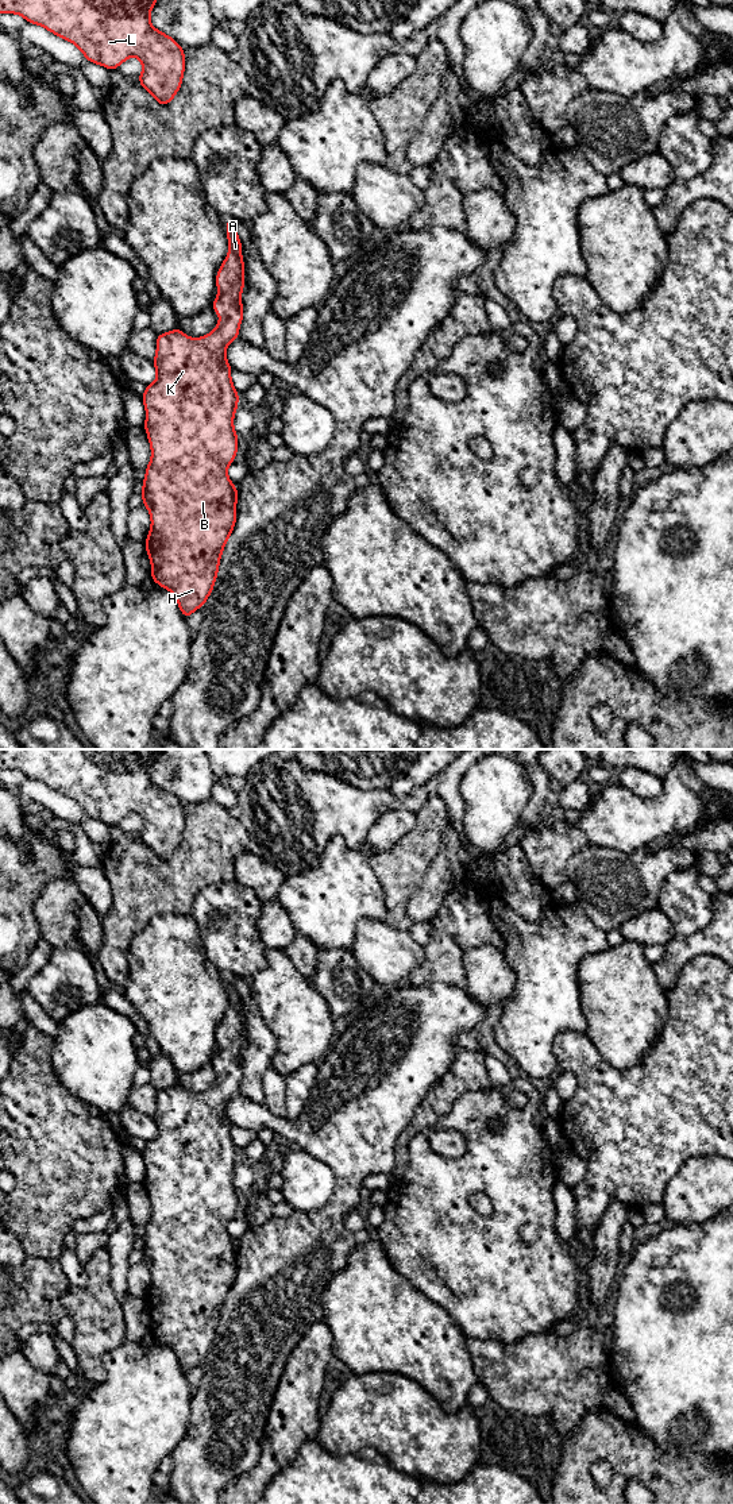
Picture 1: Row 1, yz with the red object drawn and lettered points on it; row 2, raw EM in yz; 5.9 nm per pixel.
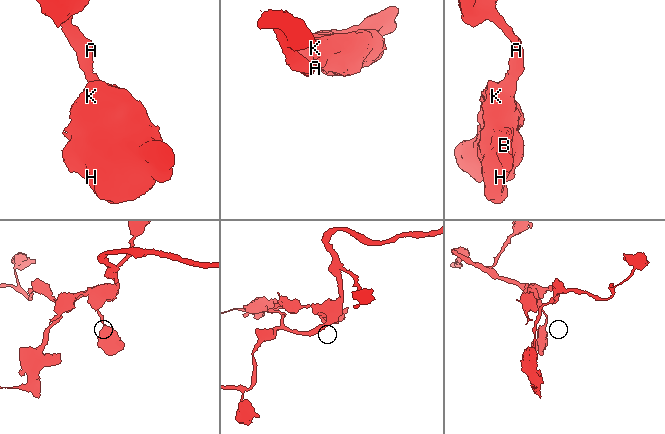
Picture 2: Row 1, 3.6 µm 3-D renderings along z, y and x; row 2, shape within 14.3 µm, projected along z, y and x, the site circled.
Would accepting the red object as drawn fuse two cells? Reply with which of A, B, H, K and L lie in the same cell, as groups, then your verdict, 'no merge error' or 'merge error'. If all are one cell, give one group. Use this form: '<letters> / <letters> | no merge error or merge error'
A B H K L | no merge error

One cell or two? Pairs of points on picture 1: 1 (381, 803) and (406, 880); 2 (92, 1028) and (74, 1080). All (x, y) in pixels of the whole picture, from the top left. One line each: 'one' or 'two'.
1: two
2: one

